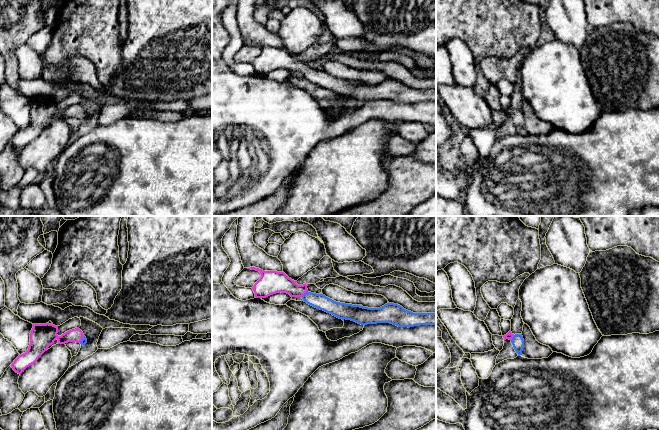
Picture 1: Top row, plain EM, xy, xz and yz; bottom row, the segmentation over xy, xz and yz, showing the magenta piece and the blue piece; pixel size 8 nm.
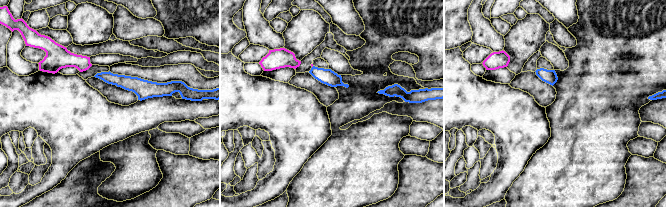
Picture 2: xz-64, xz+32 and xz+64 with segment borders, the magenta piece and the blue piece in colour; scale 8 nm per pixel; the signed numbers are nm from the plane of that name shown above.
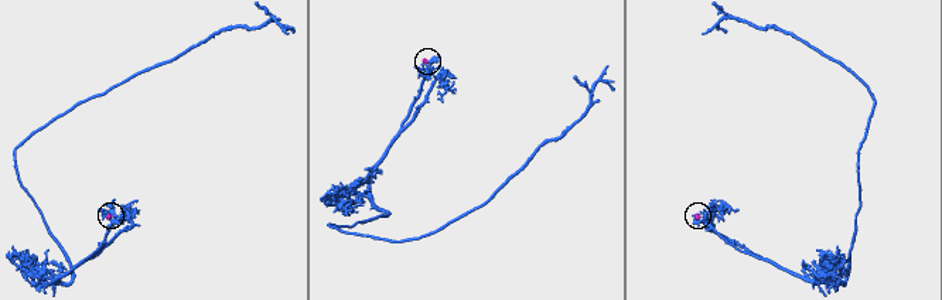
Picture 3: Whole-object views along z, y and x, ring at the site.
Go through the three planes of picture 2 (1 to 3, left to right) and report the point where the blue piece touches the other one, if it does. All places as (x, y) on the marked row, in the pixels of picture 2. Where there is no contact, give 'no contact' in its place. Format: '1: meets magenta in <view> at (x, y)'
1: no contact
2: no contact
3: no contact

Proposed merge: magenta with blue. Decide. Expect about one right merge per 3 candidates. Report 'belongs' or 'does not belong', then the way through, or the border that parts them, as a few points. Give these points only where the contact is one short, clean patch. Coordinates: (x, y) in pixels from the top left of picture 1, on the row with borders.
belongs; way xz (275, 282), (281, 282), (304, 293), (309, 298), (319, 301)

